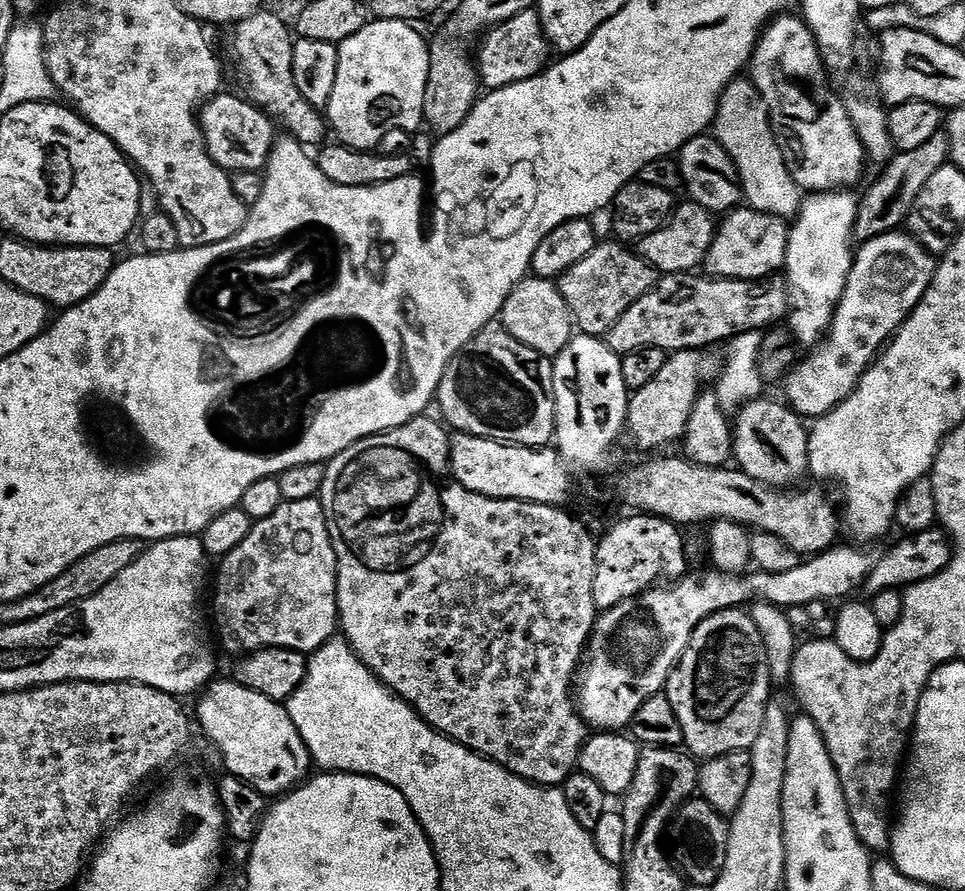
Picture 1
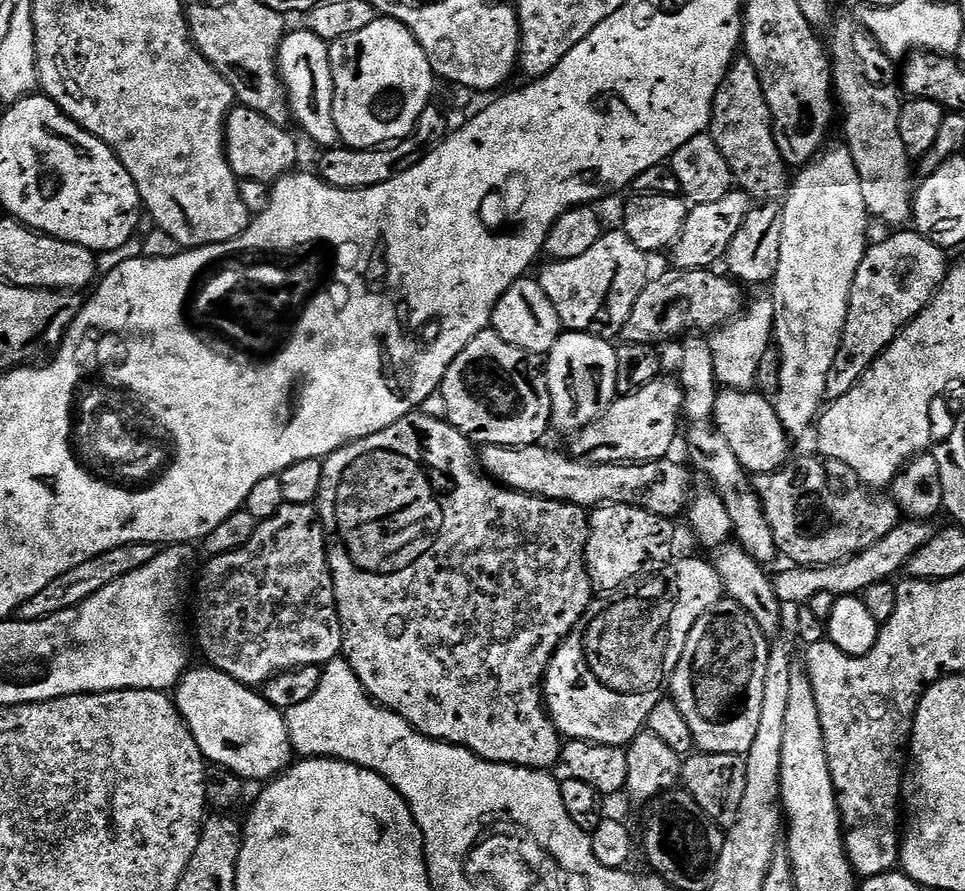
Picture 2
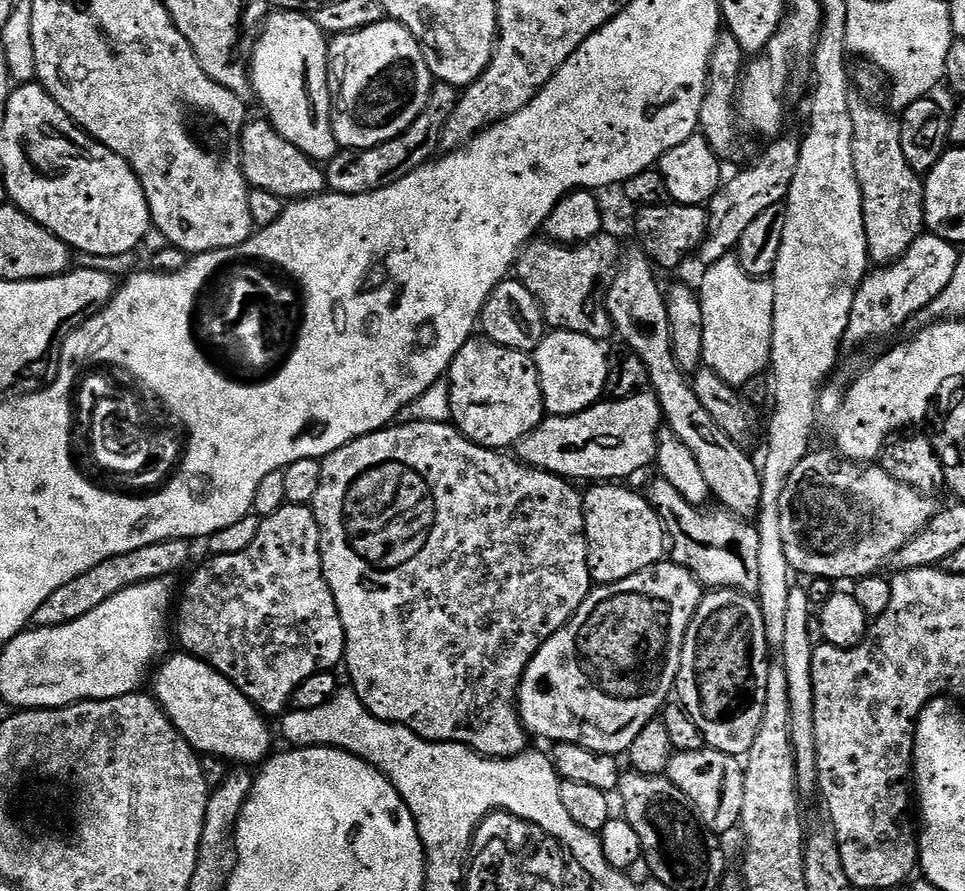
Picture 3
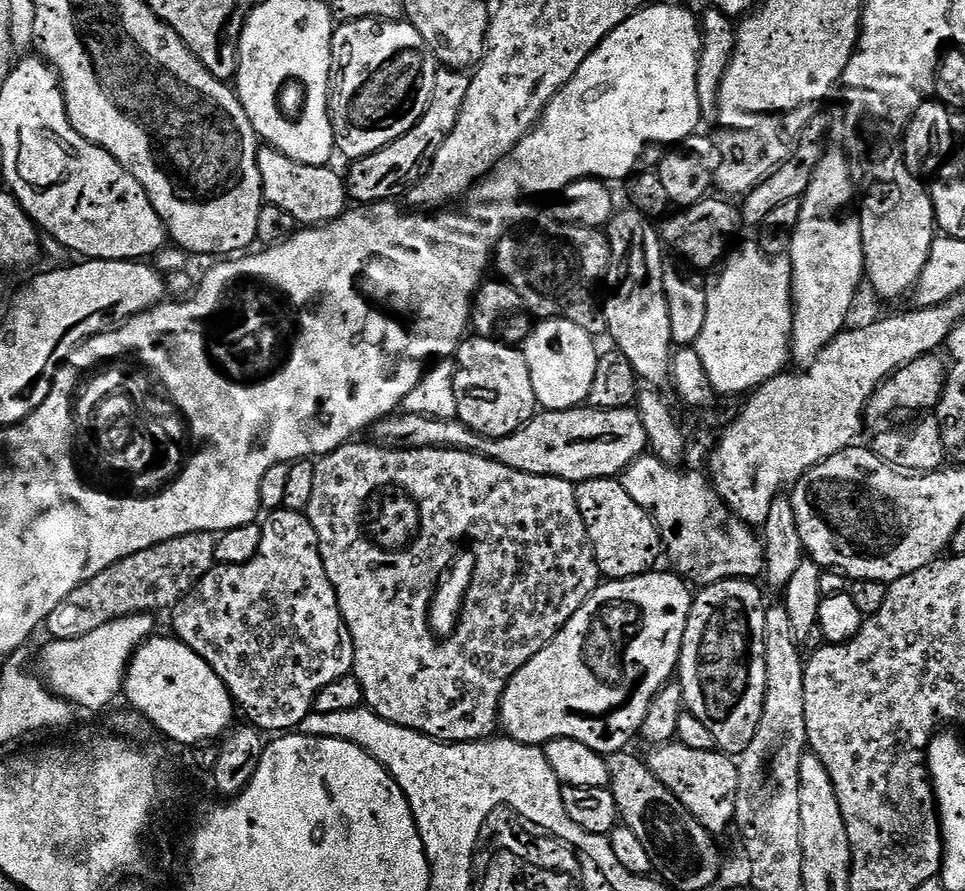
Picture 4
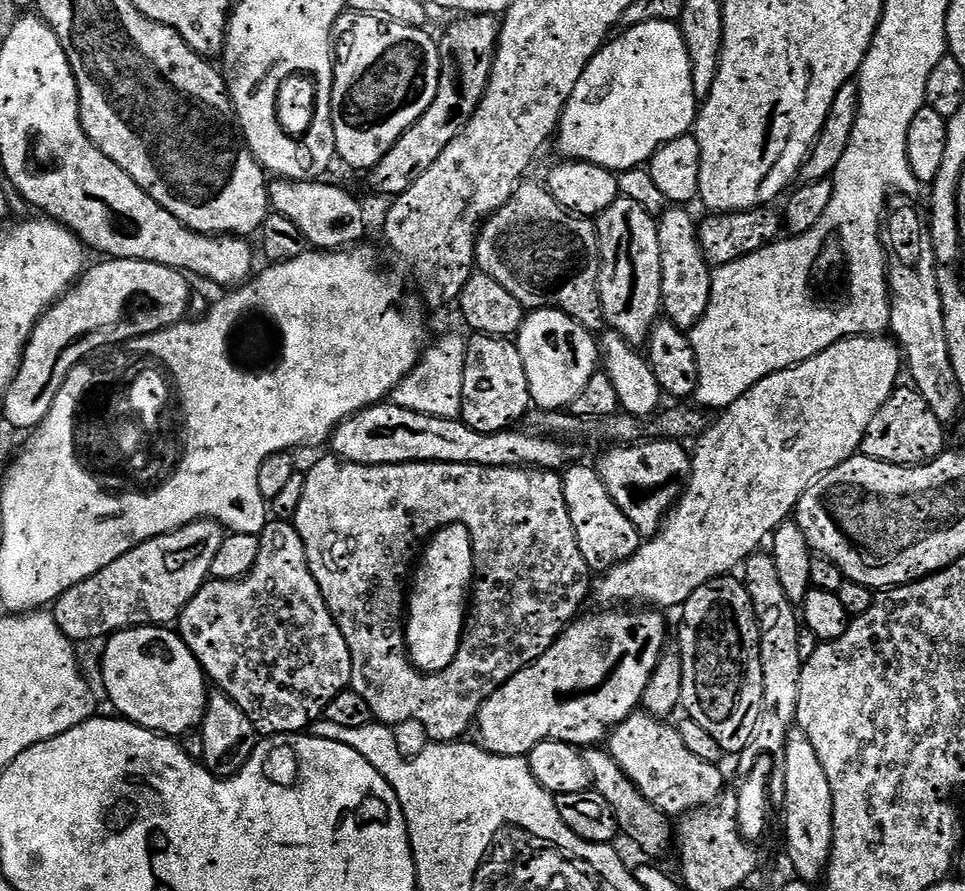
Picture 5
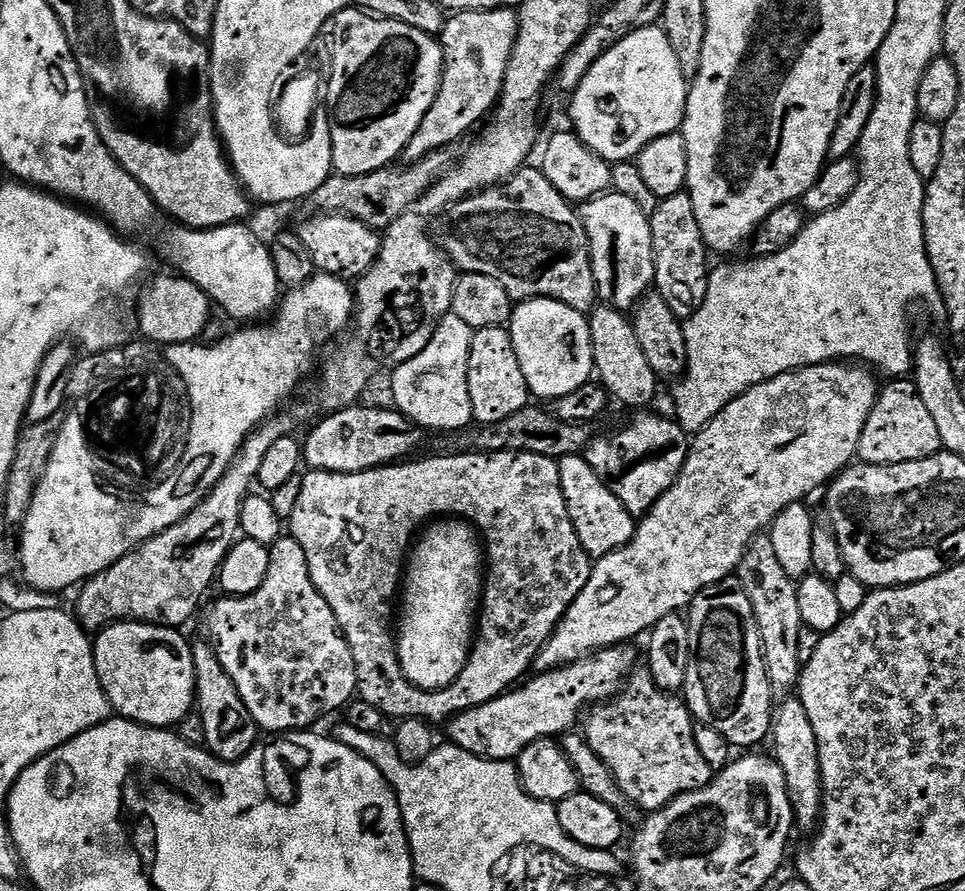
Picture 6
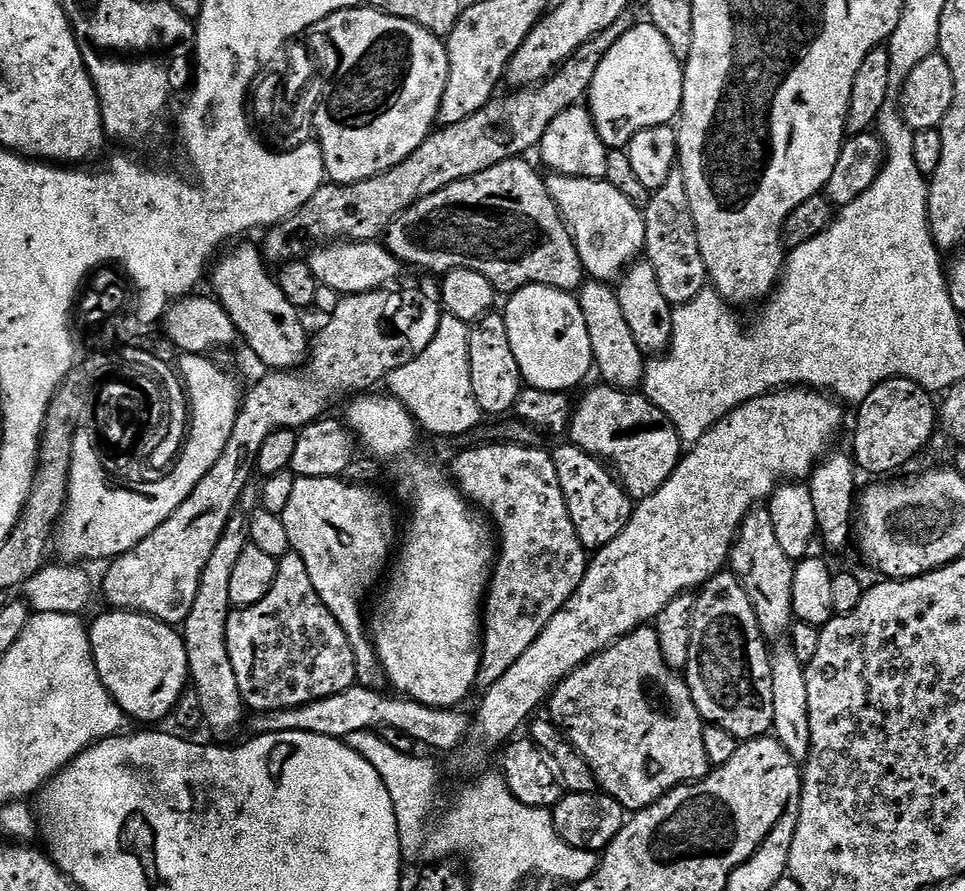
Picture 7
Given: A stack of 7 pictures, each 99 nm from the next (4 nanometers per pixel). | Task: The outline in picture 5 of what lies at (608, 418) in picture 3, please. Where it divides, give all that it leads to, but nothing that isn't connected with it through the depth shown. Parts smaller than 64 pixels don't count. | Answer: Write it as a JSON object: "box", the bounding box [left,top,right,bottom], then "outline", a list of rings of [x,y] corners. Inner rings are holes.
{"box":[330,402,565,470],"outline":[[[381,402],[372,408],[355,412],[337,426],[330,448],[341,461],[349,464],[469,464],[499,468],[543,468],[560,470],[565,467],[564,448],[559,439],[537,435],[533,431],[505,430],[479,432],[463,419],[432,417],[404,409],[393,402]]]}

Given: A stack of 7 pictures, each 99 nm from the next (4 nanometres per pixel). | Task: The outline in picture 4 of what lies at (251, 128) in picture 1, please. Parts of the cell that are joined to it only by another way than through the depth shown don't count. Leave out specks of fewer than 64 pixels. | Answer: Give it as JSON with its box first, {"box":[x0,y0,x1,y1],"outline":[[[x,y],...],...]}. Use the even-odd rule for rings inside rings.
{"box":[256,146,349,226],"outline":[[[260,146],[256,149],[258,174],[262,174],[262,190],[267,203],[279,206],[282,210],[290,210],[294,214],[297,225],[319,226],[337,220],[349,207],[348,191],[344,188],[344,177],[332,166],[306,166],[302,162],[294,162],[294,158],[286,158],[276,148]]]}

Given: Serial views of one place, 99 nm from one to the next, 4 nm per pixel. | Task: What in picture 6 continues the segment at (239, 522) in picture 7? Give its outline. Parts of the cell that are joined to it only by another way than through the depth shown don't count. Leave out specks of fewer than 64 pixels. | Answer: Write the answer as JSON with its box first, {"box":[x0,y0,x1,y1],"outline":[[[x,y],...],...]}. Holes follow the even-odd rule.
{"box":[192,642,258,764],"outline":[[[207,642],[192,644],[194,658],[194,678],[196,679],[195,711],[200,713],[202,726],[206,726],[204,748],[227,764],[241,760],[254,745],[258,743],[258,729],[250,710],[246,710],[244,700],[238,694],[238,686],[222,670],[222,662],[214,654],[212,645]]]}

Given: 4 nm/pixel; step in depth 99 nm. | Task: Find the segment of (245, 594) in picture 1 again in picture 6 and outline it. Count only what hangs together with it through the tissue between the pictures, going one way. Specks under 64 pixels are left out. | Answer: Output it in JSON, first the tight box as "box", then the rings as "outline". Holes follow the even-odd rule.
{"box":[204,534,357,734],"outline":[[[291,534],[281,535],[280,539],[273,542],[269,547],[270,570],[266,570],[266,582],[254,590],[254,594],[245,596],[226,596],[221,595],[220,600],[216,600],[208,608],[208,617],[205,618],[204,624],[208,627],[207,643],[212,645],[214,654],[218,656],[218,662],[222,662],[222,670],[230,674],[234,686],[238,686],[238,694],[244,700],[246,710],[254,718],[257,729],[268,731],[268,734],[283,734],[285,732],[295,732],[297,730],[308,730],[313,727],[315,720],[320,720],[323,716],[328,716],[331,712],[339,713],[341,709],[352,703],[357,695],[356,691],[356,671],[354,670],[354,658],[348,649],[346,638],[341,634],[338,622],[322,594],[314,586],[310,578],[310,566],[306,562],[306,550],[298,546],[296,539]]]}

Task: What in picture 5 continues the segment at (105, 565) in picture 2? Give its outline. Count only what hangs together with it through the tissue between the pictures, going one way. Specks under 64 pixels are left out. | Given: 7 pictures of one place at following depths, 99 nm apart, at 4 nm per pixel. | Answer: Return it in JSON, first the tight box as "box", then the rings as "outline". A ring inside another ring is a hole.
{"box":[50,520,226,642],"outline":[[[195,520],[194,523],[164,536],[142,542],[134,550],[122,554],[122,558],[110,562],[110,566],[106,566],[98,574],[78,582],[78,586],[70,586],[66,594],[54,601],[50,614],[58,622],[58,630],[62,630],[66,638],[81,642],[80,640],[103,641],[112,633],[123,632],[133,626],[175,625],[190,598],[194,598],[201,586],[208,583],[212,574],[210,562],[214,562],[214,554],[218,554],[218,546],[222,546],[225,535],[226,529],[216,521]]]}

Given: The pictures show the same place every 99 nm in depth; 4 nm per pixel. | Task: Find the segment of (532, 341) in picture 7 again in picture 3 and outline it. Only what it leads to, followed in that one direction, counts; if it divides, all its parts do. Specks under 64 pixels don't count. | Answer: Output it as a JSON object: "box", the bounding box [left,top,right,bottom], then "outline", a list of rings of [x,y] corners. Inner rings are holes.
{"box":[534,330,608,416],"outline":[[[552,330],[545,335],[543,342],[541,342],[539,348],[534,353],[534,359],[536,361],[536,369],[540,375],[540,385],[544,391],[544,410],[548,416],[577,416],[580,412],[585,412],[588,408],[591,408],[594,404],[601,403],[602,397],[605,395],[608,387],[608,357],[607,351],[603,352],[601,341],[591,340],[586,338],[582,334],[574,334],[573,332],[566,332],[563,330]]]}

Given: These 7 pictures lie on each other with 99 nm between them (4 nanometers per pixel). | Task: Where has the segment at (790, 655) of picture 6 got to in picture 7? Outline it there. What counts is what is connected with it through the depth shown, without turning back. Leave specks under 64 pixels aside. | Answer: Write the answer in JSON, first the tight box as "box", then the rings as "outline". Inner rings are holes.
{"box":[730,507,796,642],"outline":[[[757,507],[745,516],[744,523],[736,534],[736,542],[732,545],[730,571],[740,579],[741,586],[746,590],[765,641],[773,642],[772,640],[780,640],[783,636],[785,639],[794,623],[792,591],[796,564],[786,558],[786,553],[782,551],[778,537],[774,534],[774,522],[770,522],[767,507]]]}

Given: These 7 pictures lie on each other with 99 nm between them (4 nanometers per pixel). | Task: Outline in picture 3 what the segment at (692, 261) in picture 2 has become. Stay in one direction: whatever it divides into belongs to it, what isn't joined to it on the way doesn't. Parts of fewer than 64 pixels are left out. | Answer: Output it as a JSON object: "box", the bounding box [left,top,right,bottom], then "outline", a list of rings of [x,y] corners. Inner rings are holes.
{"box":[698,138,800,266],"outline":[[[776,138],[772,144],[756,160],[756,168],[748,168],[740,172],[726,186],[720,187],[708,201],[708,233],[698,249],[701,265],[707,266],[722,258],[733,255],[739,249],[742,234],[770,206],[784,204],[788,198],[790,184],[794,182],[794,174],[798,171],[800,140],[784,140]]]}

